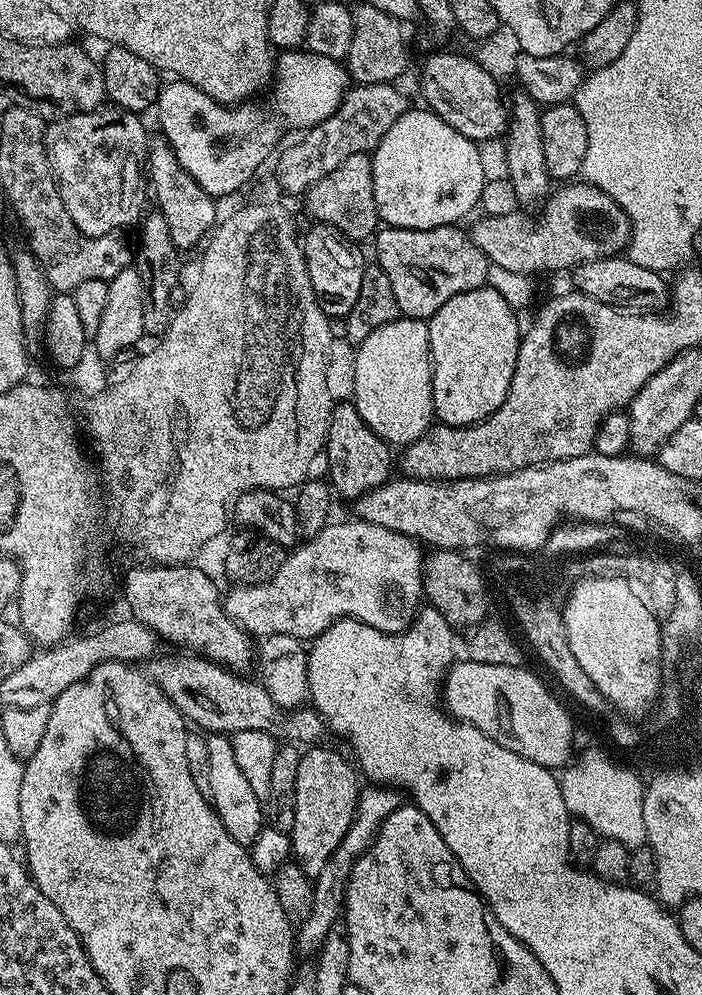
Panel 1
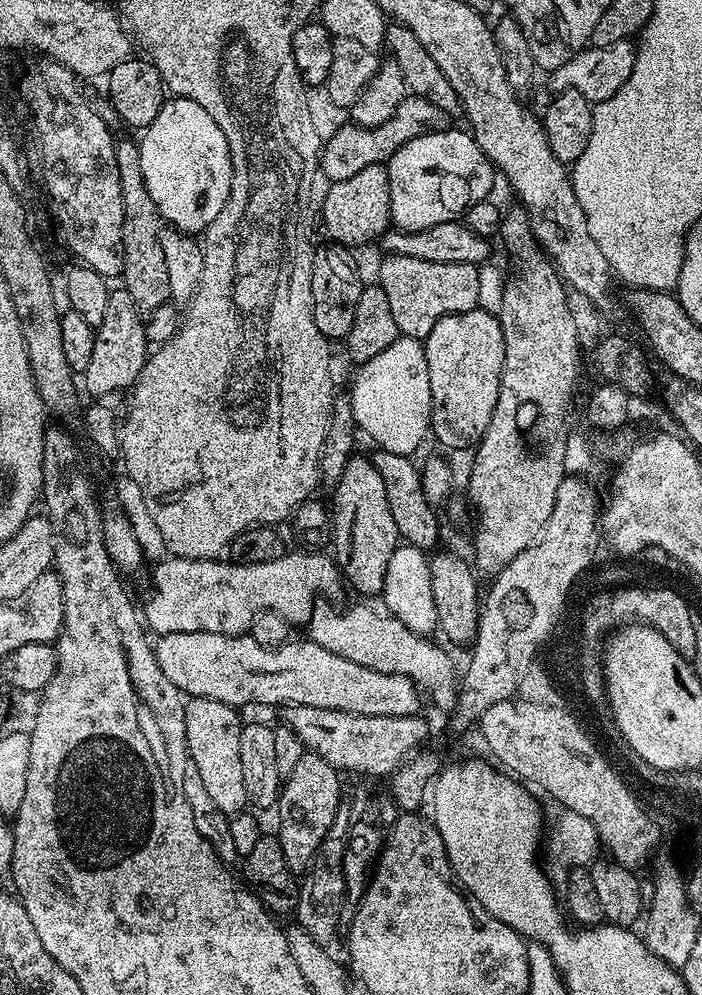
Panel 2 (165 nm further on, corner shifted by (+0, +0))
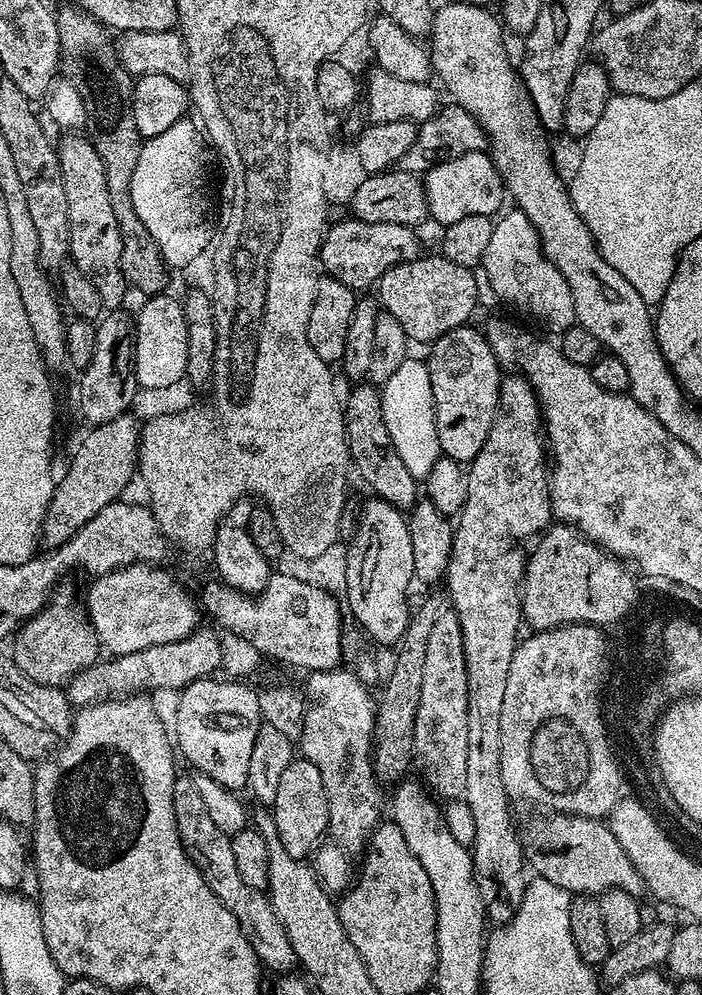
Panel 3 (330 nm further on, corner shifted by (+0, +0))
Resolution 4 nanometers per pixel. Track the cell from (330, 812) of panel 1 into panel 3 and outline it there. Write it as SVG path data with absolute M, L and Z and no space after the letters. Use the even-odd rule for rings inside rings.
M303 758L289 759L282 778L278 778L278 795L270 806L270 818L276 824L276 833L282 850L290 858L307 861L316 852L328 831L328 803L318 766Z

